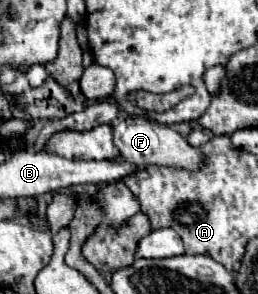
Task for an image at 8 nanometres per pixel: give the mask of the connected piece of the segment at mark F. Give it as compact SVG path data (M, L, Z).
M126 116L112 124L112 134L114 134L114 146L120 150L120 156L138 168L158 164L158 166L182 166L188 170L196 170L202 164L202 156L194 146L190 146L172 128L158 124L154 120L148 120L142 116L136 116L136 118Z

